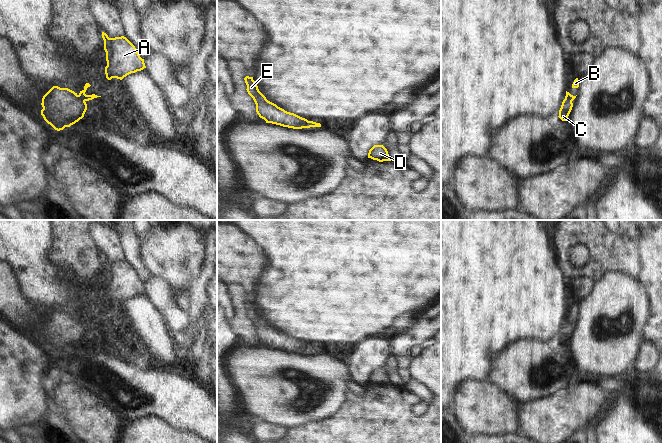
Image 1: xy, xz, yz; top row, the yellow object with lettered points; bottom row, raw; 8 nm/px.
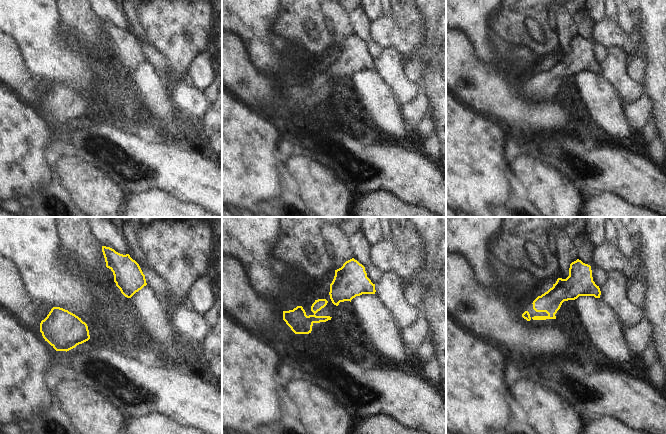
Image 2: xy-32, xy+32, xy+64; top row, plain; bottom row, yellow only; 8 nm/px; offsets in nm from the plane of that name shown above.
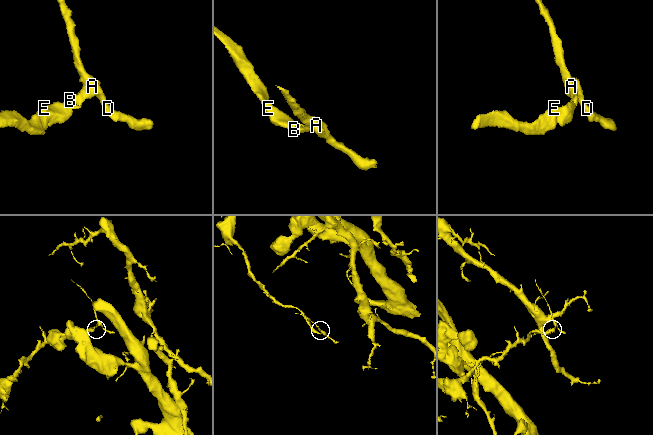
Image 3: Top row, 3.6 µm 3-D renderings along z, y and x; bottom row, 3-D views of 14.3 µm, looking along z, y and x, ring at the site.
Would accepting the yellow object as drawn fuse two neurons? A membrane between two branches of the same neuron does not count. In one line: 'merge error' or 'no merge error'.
no merge error

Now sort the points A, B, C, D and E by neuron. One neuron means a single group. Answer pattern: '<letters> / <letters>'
A B C D E

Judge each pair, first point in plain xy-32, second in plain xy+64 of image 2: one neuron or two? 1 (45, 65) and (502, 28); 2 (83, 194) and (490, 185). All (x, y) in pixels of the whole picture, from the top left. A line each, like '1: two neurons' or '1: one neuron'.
1: two neurons
2: two neurons

